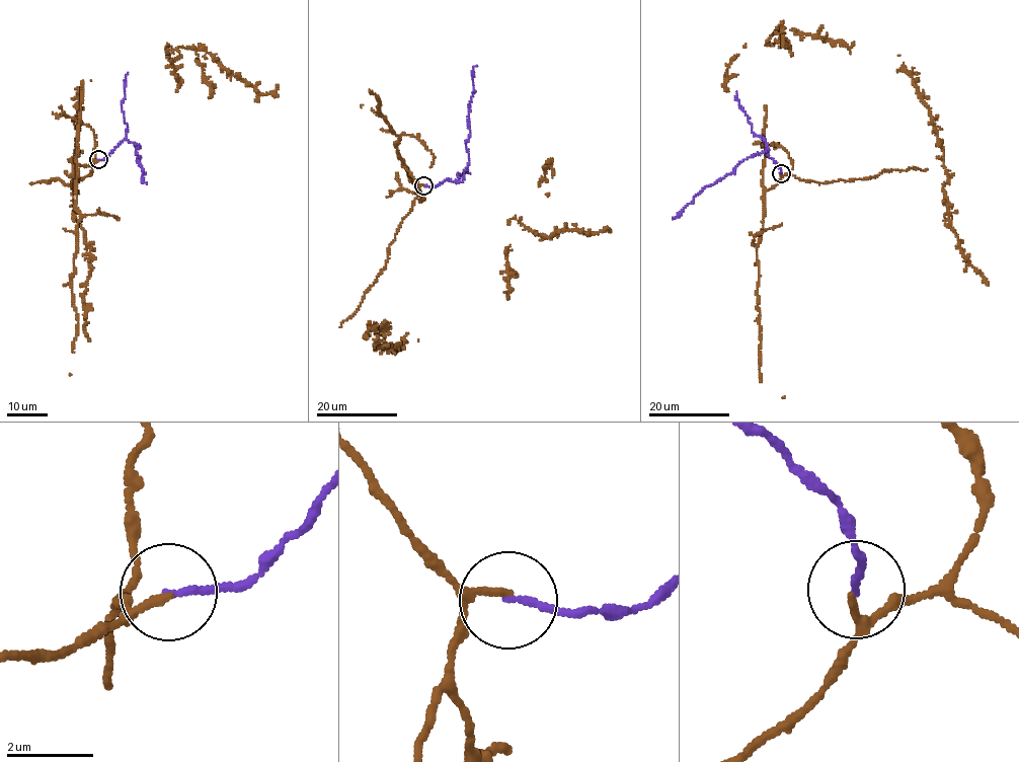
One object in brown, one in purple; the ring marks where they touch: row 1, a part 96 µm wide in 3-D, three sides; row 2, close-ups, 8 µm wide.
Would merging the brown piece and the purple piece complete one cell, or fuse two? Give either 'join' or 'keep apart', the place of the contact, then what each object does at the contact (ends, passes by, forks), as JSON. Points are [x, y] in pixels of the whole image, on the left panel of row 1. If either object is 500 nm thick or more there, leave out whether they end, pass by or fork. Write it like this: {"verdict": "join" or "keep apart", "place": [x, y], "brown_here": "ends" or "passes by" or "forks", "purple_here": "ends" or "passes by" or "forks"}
{"verdict": "join", "place": [98, 159], "brown_here": "passes by", "purple_here": "ends"}

